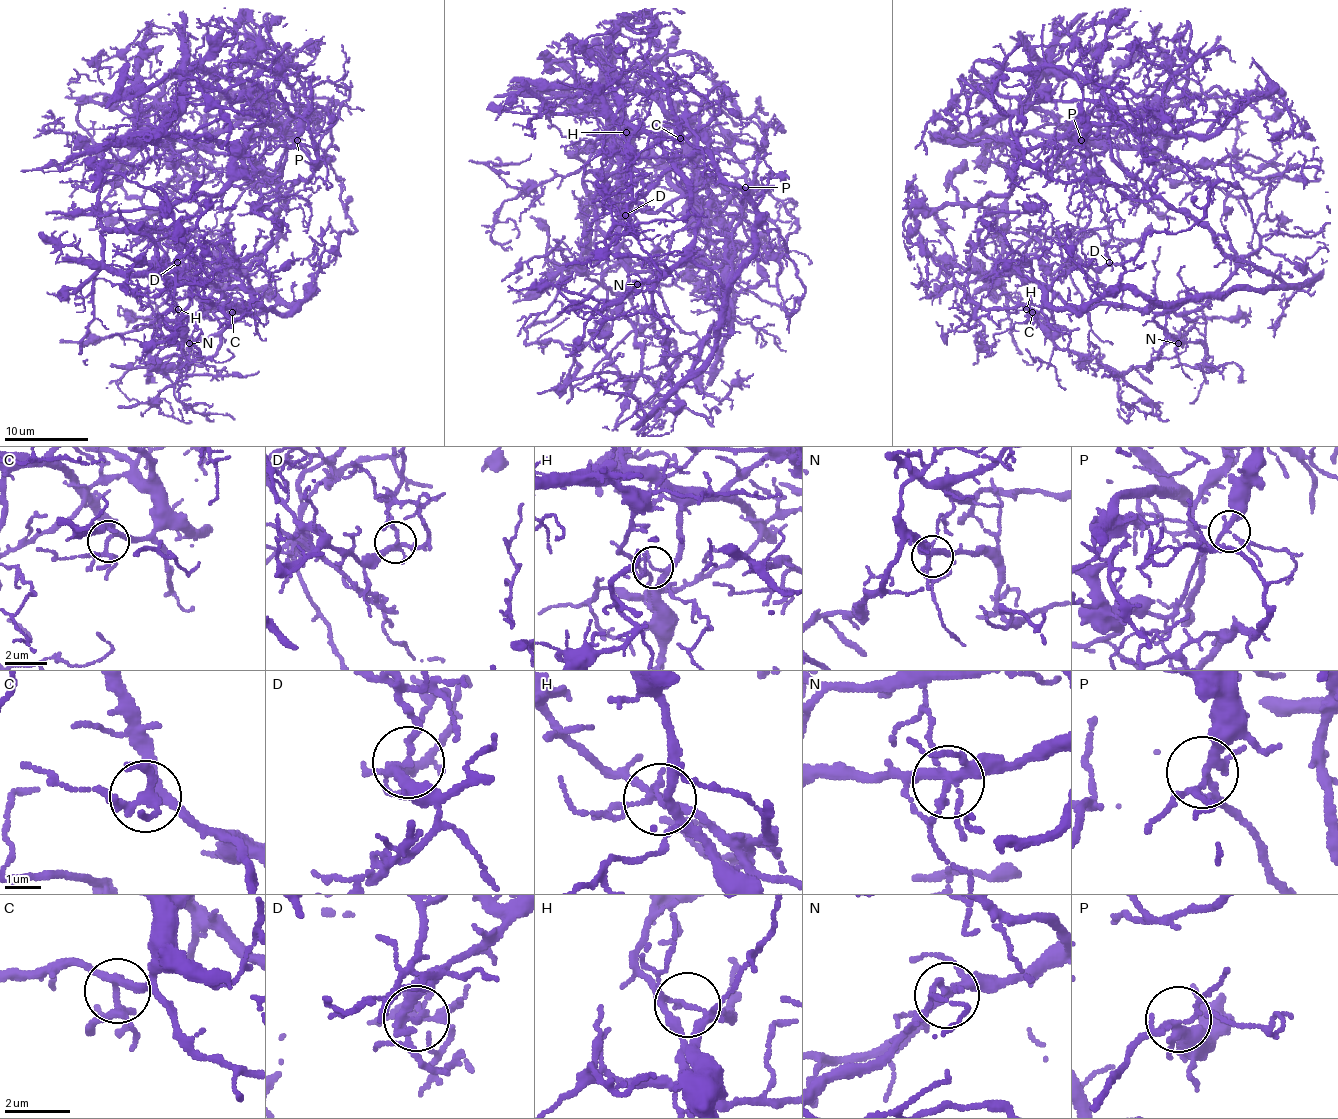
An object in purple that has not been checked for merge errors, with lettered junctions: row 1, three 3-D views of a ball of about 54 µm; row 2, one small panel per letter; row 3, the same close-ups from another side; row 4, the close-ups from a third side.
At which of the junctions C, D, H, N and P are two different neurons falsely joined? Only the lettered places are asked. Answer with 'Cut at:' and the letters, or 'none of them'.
Cut at: D, H, N

